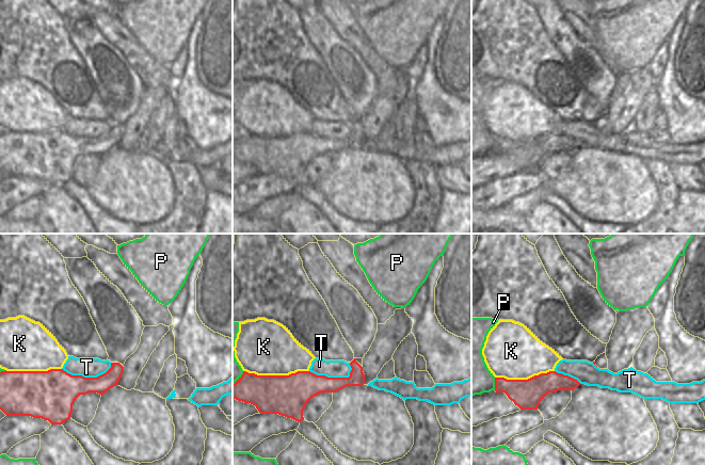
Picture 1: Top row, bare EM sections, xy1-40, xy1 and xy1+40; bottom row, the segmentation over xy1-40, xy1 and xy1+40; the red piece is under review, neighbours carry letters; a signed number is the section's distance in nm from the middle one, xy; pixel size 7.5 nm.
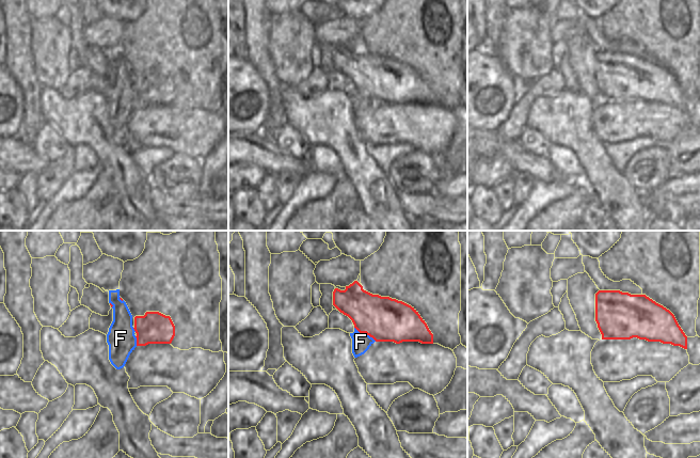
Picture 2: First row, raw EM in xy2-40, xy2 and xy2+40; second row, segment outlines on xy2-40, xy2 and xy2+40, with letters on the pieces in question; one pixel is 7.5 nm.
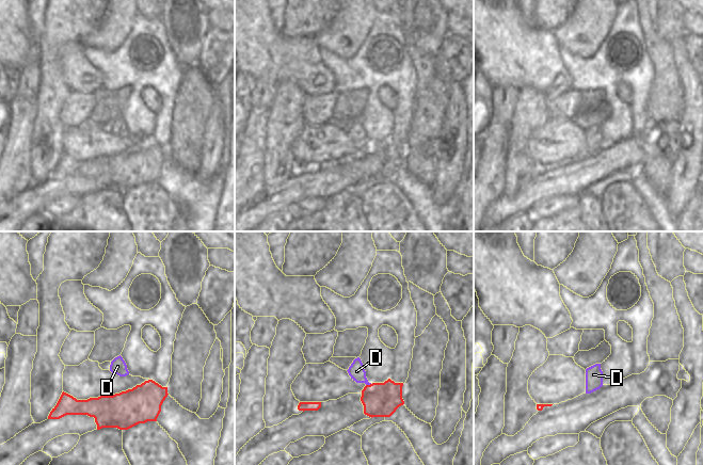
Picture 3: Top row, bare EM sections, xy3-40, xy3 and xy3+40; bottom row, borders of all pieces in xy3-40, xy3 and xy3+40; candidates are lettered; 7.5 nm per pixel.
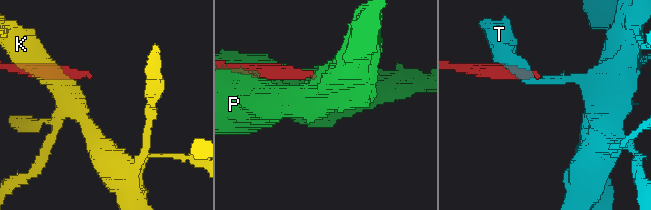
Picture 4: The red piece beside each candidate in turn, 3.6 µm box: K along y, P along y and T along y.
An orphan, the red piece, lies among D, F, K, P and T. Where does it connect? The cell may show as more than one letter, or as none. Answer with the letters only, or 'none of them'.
none of them

